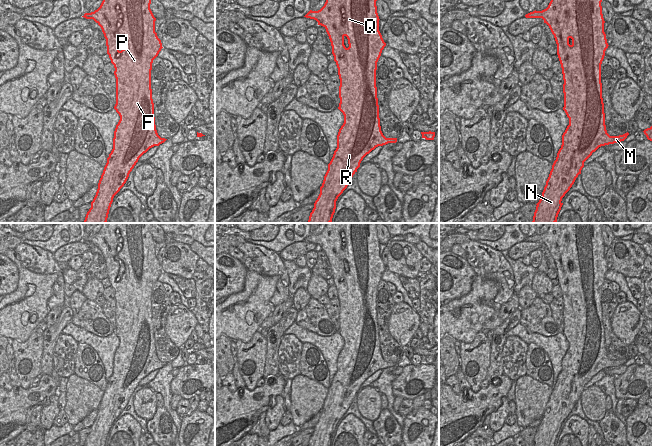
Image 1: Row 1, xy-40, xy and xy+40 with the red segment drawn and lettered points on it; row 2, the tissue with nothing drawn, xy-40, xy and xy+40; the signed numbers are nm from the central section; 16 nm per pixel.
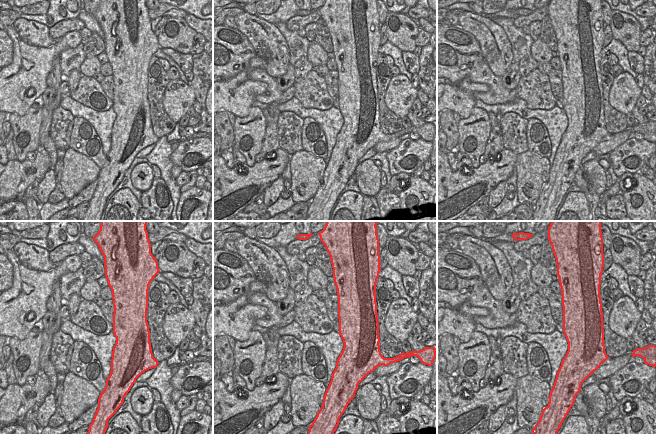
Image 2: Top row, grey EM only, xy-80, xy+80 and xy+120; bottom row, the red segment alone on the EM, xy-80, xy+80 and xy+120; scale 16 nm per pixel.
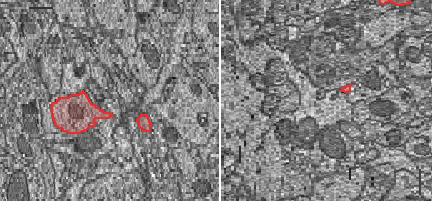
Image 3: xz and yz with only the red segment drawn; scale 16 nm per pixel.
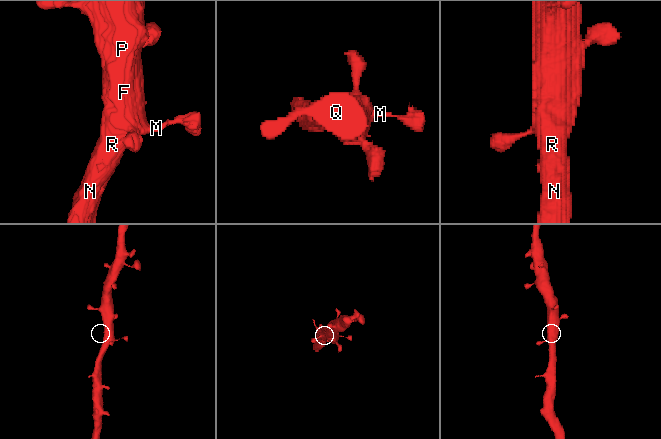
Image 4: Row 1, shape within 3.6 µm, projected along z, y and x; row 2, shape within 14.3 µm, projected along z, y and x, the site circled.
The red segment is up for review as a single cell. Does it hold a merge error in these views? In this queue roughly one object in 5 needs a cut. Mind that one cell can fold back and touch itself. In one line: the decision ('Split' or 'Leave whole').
Leave whole.

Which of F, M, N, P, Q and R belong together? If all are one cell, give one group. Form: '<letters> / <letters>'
F M N P Q R

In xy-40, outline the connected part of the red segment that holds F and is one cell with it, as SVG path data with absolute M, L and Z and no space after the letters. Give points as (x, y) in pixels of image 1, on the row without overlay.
M103 223L97 234L82 240L93 243L101 251L106 263L107 278L115 292L114 333L120 340L114 355L113 373L107 382L96 419L84 446L107 446L113 422L126 407L139 382L150 372L159 370L167 364L158 359L154 341L151 294L153 284L163 271L155 256L156 242L150 233L151 224Z

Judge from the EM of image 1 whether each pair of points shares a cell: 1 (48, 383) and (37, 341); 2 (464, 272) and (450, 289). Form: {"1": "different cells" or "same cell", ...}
{"1": "different cells", "2": "same cell"}

